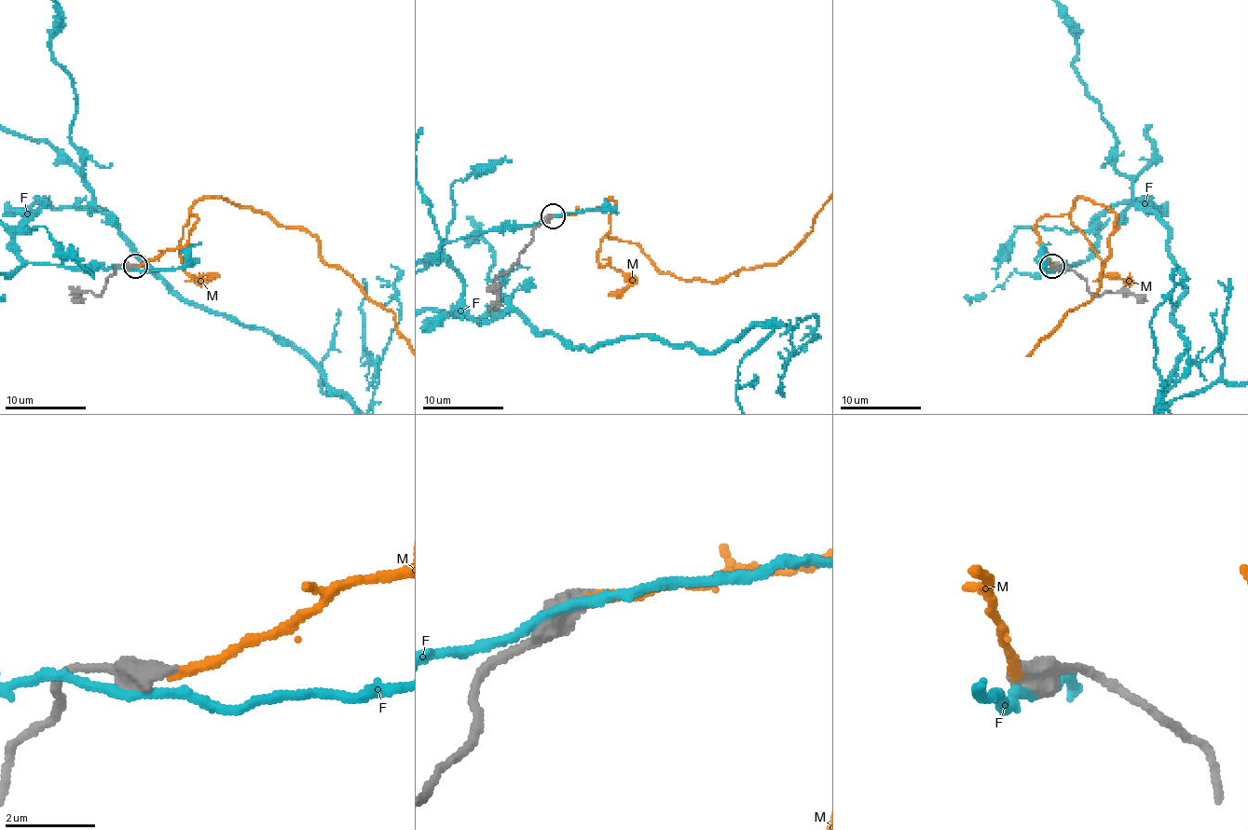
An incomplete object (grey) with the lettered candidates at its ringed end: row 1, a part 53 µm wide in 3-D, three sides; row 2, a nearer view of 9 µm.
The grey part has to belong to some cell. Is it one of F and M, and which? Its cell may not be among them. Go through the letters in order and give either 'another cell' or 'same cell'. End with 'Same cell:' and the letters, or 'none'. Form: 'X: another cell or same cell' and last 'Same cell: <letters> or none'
F: another cell
M: same cell
Same cell: M

